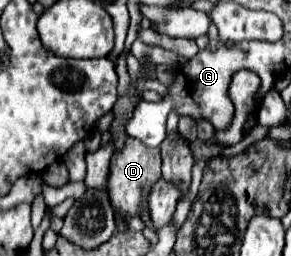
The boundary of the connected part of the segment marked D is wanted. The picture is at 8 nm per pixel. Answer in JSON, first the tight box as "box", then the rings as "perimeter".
{"box":[109,138,161,214],"perimeter":[[[127,138],[123,150],[111,158],[109,196],[119,214],[139,214],[141,206],[147,206],[147,192],[161,178],[161,154],[159,148],[149,148],[135,138]]]}

